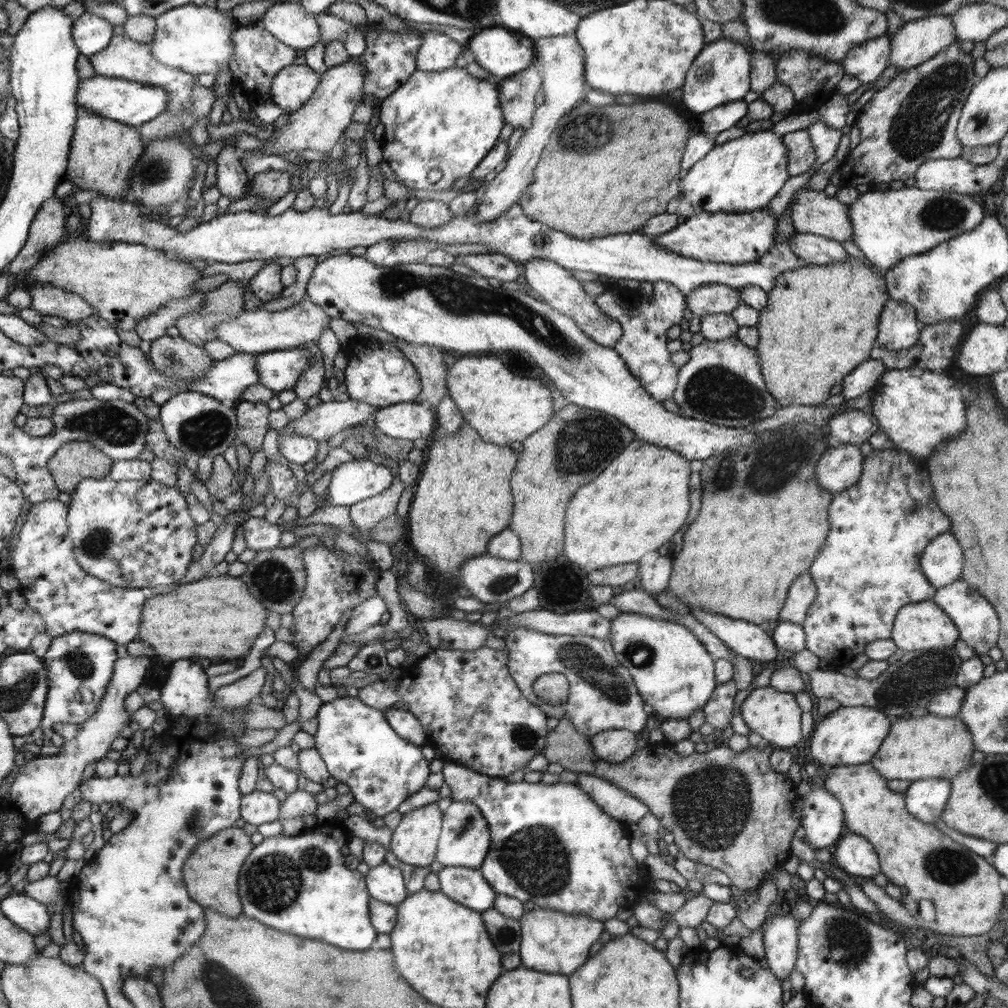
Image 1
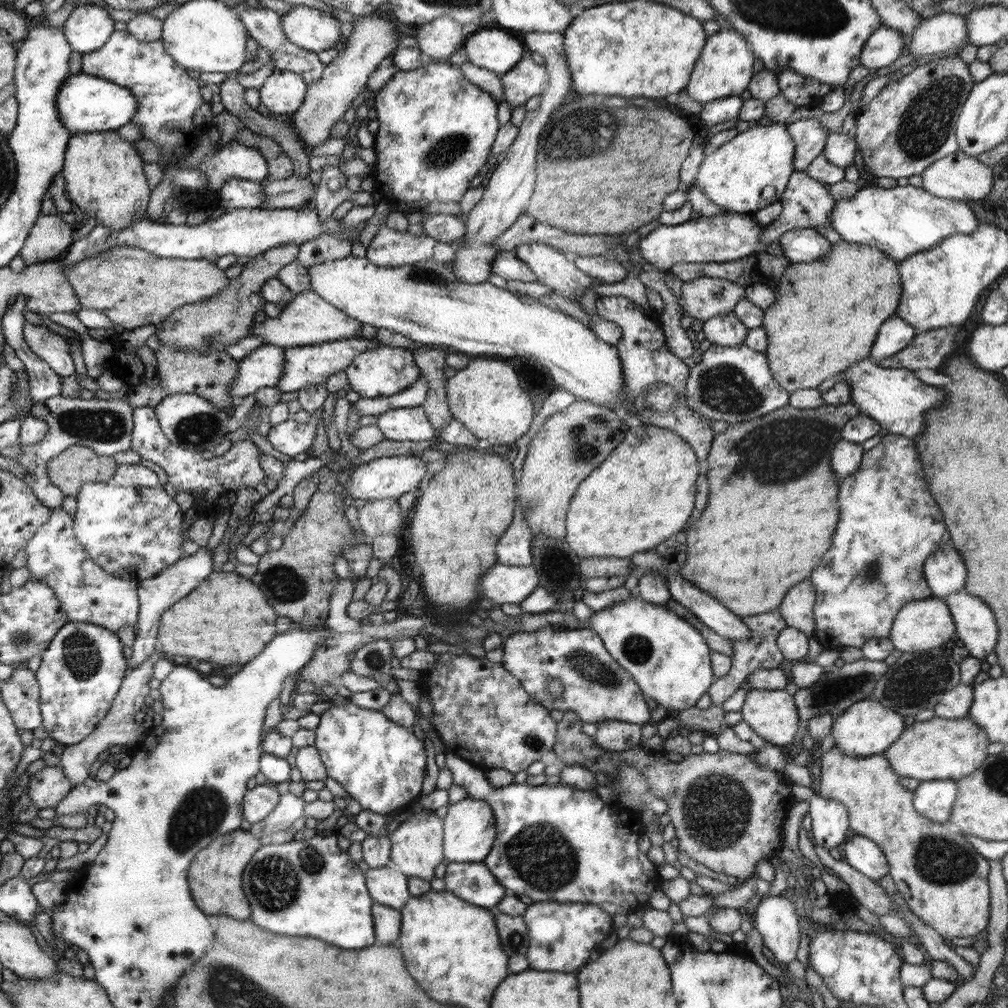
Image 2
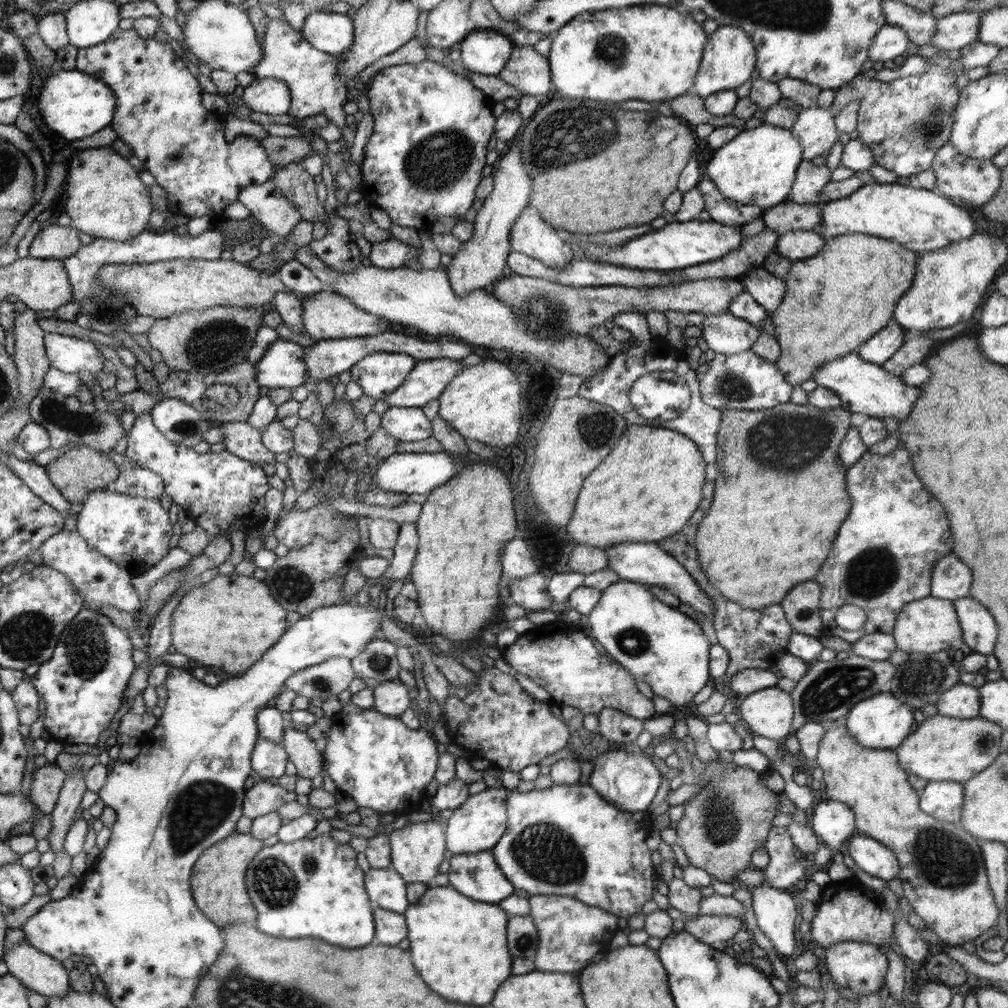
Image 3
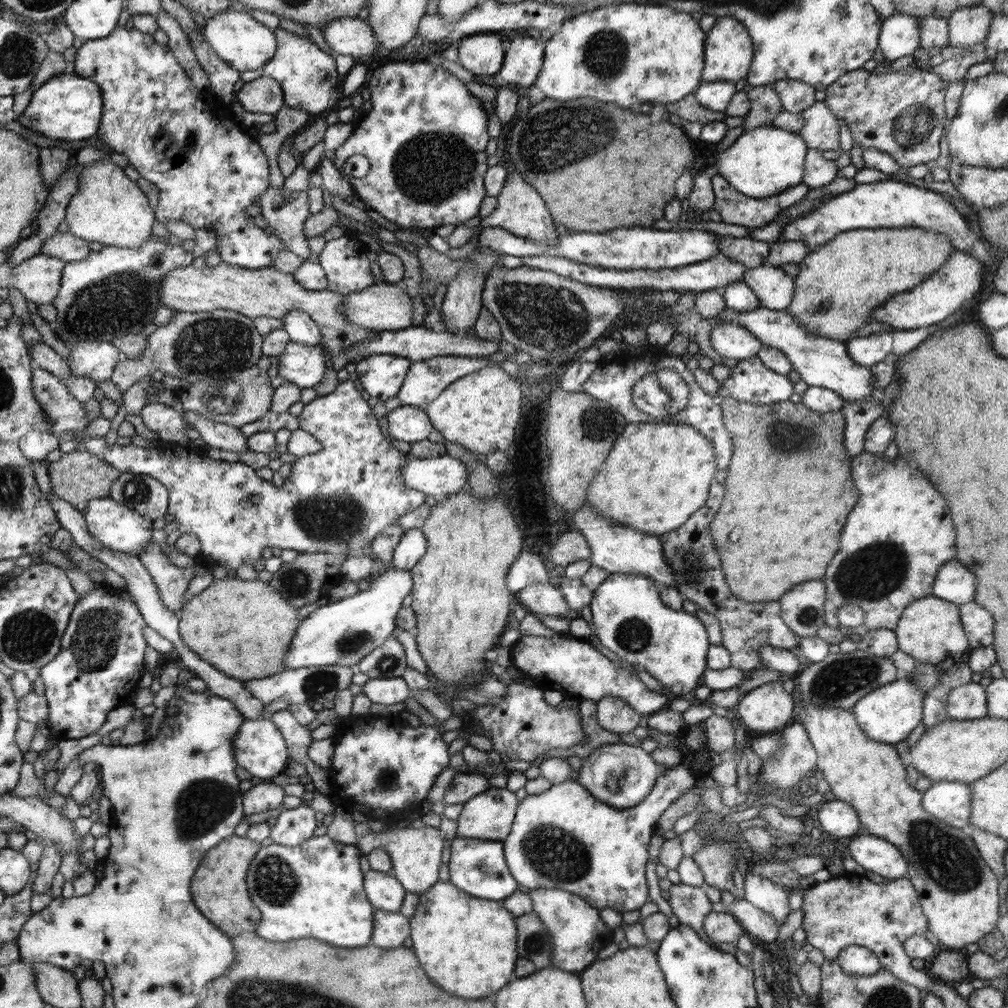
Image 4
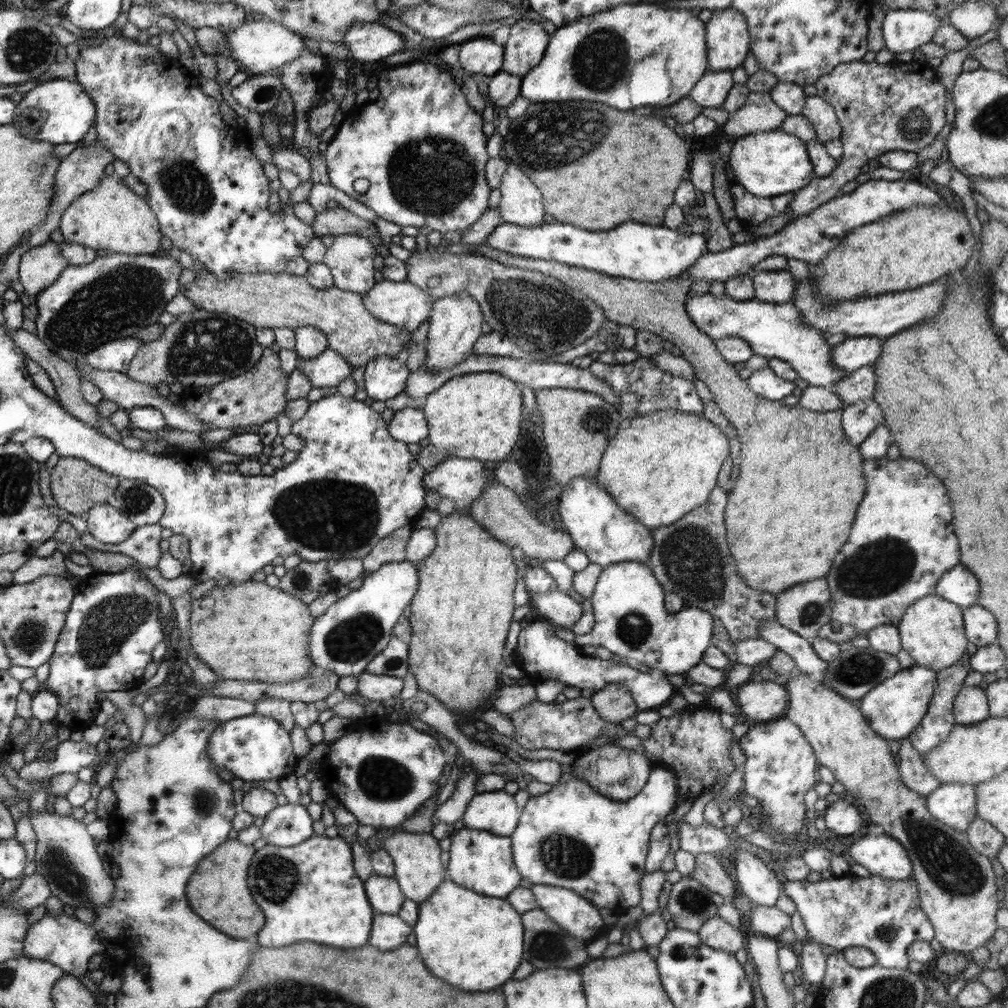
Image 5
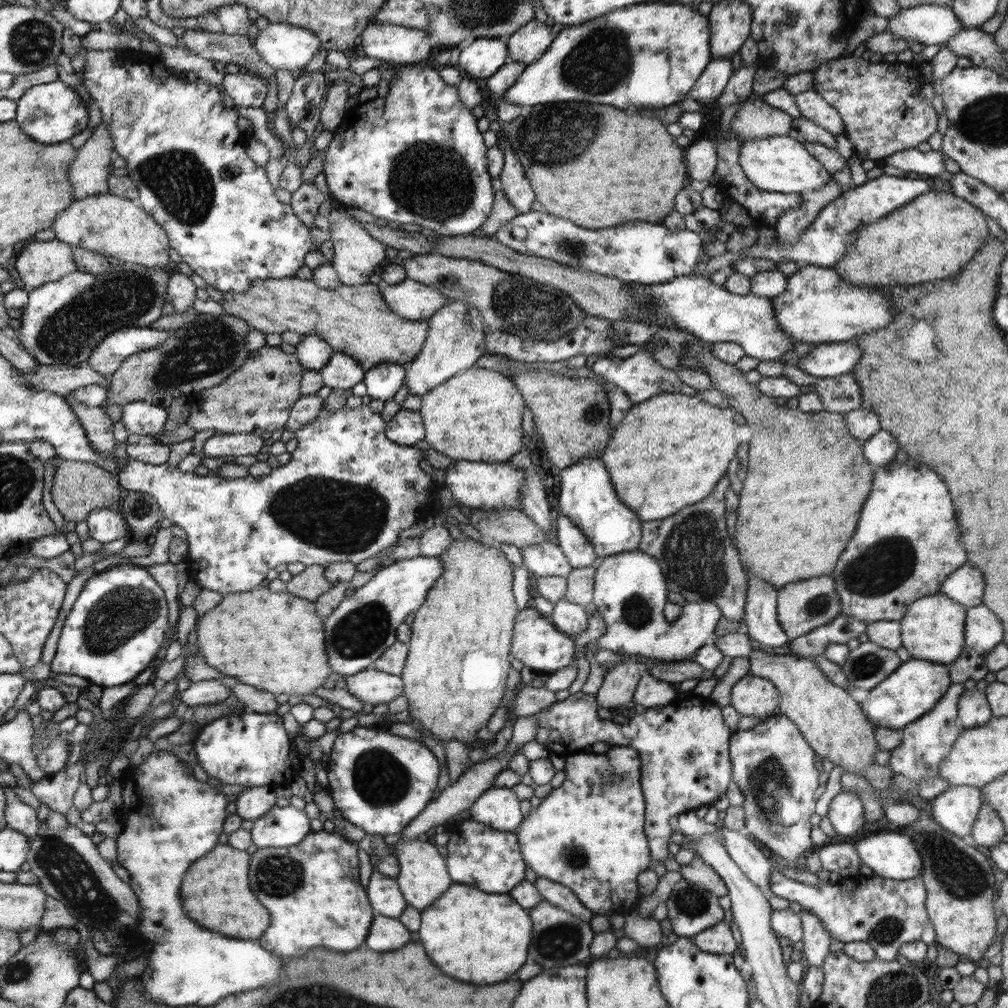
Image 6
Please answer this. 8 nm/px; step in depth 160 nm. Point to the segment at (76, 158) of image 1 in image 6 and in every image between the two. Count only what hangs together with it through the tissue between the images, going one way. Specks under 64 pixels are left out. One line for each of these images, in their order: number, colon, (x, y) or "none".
2: (103, 175)
3: (104, 197)
4: (110, 208)
5: (112, 217)
6: (105, 224)

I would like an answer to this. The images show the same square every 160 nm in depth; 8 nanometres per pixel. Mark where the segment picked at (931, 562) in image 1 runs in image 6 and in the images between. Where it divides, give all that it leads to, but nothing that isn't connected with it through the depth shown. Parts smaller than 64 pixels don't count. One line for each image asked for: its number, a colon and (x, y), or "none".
2: (945, 573)
3: (951, 579)
4: (954, 583)
5: (958, 586)
6: (965, 586)

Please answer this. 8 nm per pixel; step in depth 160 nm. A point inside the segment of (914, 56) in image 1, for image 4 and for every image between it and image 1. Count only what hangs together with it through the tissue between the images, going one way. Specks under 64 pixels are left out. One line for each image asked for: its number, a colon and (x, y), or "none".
2: (945, 31)
3: (954, 31)
4: (968, 25)

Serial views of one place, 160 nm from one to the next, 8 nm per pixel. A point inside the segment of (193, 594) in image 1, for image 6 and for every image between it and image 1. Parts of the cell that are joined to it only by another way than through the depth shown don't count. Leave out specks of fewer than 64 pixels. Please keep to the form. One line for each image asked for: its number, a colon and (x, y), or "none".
2: (227, 619)
3: (231, 621)
4: (245, 628)
5: (249, 631)
6: (274, 641)

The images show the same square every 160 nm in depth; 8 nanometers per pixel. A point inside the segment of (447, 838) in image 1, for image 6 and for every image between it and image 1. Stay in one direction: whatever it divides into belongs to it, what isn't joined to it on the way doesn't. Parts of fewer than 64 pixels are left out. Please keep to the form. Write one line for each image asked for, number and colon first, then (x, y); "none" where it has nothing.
2: (470, 826)
3: (478, 825)
4: (489, 815)
5: (495, 811)
6: (498, 807)

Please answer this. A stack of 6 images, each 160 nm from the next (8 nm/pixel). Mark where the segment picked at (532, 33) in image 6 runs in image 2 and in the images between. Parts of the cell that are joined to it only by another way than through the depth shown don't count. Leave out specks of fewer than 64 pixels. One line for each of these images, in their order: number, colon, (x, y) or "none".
2: (527, 79)
3: (527, 71)
4: (523, 60)
5: (527, 42)

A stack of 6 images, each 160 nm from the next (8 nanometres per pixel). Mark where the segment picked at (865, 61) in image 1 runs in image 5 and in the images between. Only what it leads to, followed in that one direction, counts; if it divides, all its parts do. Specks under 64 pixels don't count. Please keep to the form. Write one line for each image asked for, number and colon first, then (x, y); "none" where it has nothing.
2: (884, 46)
3: (891, 41)
4: (900, 35)
5: (903, 30)

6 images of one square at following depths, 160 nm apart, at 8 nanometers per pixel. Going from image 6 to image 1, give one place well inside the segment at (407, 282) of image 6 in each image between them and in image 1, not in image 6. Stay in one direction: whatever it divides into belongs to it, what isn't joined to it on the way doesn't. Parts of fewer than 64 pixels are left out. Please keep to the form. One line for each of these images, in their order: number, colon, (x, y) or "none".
1: (254, 332)
2: (309, 320)
3: (326, 315)
4: (384, 306)
5: (400, 302)

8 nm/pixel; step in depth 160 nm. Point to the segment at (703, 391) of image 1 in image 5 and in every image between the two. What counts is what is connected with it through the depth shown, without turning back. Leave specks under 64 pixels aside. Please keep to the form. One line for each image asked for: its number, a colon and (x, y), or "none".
2: (733, 383)
3: (743, 381)
4: (751, 382)
5: (764, 382)

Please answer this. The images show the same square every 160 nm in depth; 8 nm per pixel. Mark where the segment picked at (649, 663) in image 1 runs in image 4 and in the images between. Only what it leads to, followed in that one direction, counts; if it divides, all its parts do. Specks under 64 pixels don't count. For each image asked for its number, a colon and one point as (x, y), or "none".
2: (670, 660)
3: (664, 647)
4: (629, 618)

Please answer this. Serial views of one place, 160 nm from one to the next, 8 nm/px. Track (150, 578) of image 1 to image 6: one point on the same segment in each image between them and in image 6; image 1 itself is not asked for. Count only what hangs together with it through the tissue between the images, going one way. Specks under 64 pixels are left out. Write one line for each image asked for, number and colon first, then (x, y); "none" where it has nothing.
2: (133, 532)
3: (134, 532)
4: (116, 526)
5: (107, 524)
6: (105, 525)

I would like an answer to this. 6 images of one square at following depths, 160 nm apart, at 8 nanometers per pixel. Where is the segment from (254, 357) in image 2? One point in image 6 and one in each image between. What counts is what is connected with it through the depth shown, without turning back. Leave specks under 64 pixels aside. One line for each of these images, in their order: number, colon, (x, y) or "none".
3: (283, 366)
4: (303, 365)
5: (329, 369)
6: (341, 371)

